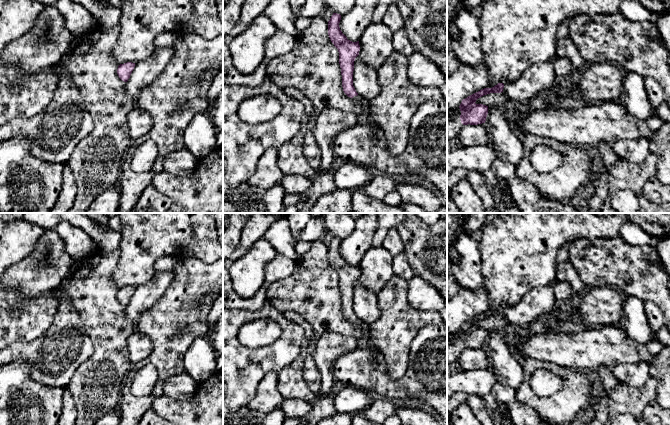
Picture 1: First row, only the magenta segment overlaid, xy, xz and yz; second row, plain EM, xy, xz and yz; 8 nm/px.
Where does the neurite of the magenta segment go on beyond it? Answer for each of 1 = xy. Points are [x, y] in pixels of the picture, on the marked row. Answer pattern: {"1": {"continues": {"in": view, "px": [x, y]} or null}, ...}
{"1": {"continues": null}}

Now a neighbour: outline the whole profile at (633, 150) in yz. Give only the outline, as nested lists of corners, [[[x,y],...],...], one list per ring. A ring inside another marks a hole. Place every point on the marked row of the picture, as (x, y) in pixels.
[[[640,137],[638,139],[621,139],[616,143],[621,159],[631,163],[643,163],[651,153],[650,141]]]

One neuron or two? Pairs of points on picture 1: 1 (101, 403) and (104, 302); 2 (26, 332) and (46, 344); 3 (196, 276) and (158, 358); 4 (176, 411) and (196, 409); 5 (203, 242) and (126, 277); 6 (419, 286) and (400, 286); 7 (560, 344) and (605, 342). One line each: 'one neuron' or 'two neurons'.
1: one neuron
2: two neurons
3: one neuron
4: one neuron
5: one neuron
6: two neurons
7: one neuron

